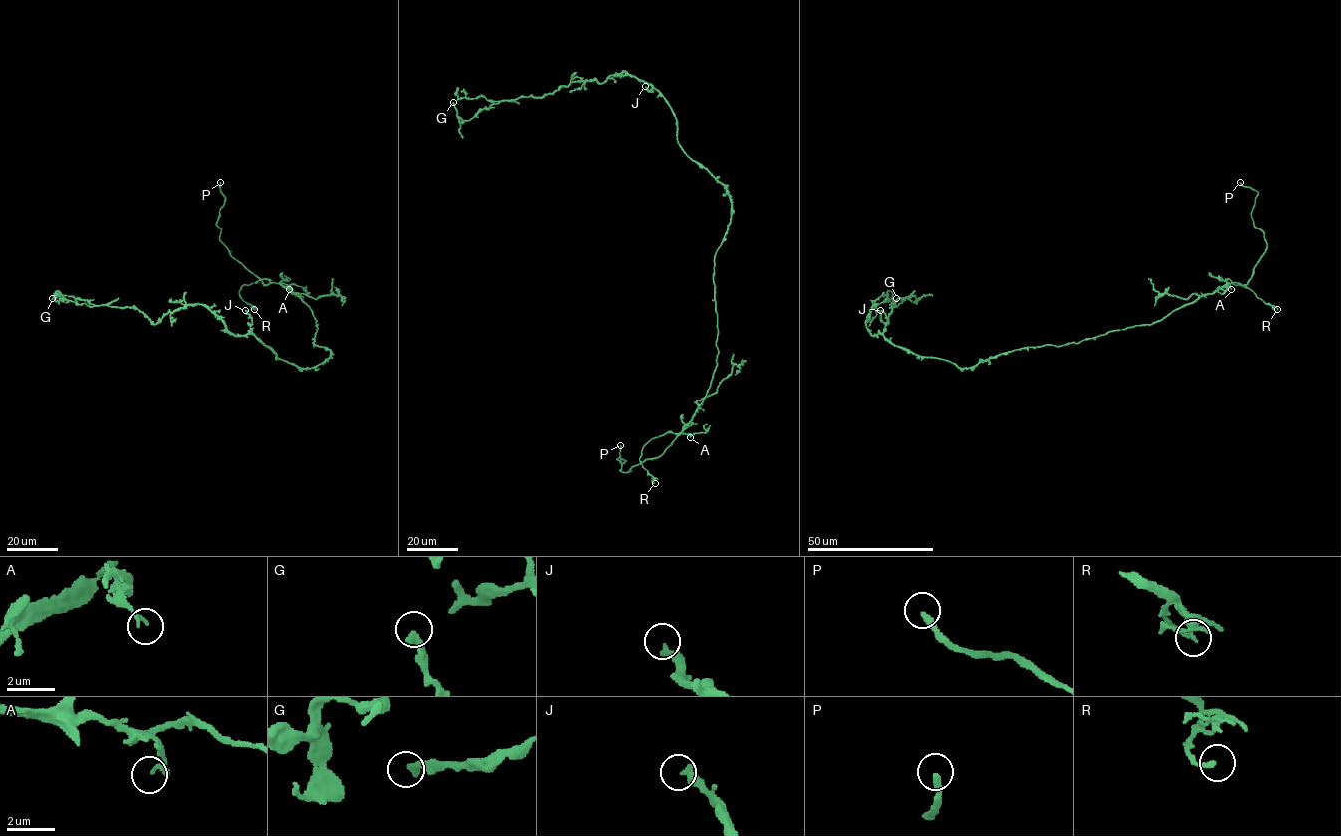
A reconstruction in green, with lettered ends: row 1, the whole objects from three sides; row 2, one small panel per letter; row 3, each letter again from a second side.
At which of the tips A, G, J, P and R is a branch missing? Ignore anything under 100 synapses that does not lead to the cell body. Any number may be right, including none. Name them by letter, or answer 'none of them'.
P

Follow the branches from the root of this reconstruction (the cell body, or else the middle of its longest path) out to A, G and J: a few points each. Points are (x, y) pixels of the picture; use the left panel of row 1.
A: (330, 352), (327, 347), (313, 344), (318, 325), (313, 313), (281, 284), (288, 285), (289, 289)
G: (330, 352), (316, 366), (297, 367), (254, 335), (231, 333), (198, 304), (153, 324), (136, 308), (52, 298)
J: (330, 352), (326, 360), (311, 368), (299, 368), (283, 360), (252, 332), (251, 317), (245, 310)

